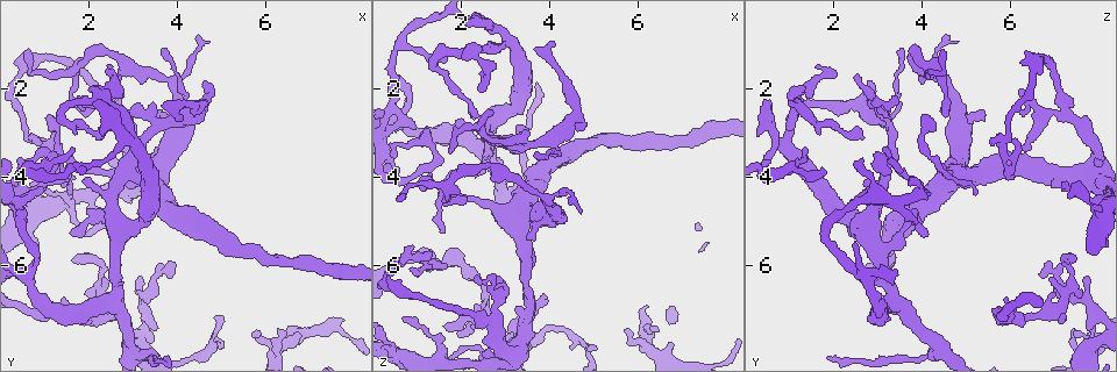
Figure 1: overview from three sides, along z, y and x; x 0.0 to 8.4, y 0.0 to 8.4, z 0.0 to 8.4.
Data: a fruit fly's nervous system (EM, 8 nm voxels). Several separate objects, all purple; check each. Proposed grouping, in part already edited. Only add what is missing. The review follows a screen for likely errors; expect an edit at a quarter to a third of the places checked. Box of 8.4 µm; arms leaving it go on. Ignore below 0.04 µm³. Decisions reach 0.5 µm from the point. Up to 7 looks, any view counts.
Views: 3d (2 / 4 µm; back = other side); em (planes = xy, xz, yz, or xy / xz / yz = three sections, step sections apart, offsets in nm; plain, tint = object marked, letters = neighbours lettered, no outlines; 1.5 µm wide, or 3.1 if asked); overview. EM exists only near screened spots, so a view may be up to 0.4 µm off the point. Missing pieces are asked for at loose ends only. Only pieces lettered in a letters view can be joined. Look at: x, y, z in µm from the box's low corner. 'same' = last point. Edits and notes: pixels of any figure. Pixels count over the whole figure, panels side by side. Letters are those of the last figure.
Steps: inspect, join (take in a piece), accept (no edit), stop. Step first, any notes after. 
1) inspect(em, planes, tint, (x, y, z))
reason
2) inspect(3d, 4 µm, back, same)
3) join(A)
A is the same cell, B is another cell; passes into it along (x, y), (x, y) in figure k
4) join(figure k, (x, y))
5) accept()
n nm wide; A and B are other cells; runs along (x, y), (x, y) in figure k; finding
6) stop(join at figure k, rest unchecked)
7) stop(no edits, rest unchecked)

inspect(em, planes, letters, (1.65, 5.90, 7.30))
thin end

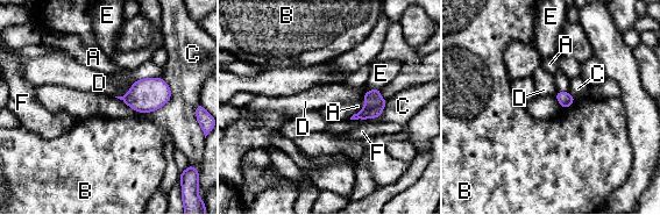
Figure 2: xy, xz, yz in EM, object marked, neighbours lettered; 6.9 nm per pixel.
accept()
C touches over 300 nm; A, B, C, D, E and F are other cells; no lettered piece goes on from it

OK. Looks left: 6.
inspect(3d, 4 µm, (3.95, 6.00, 6.75))

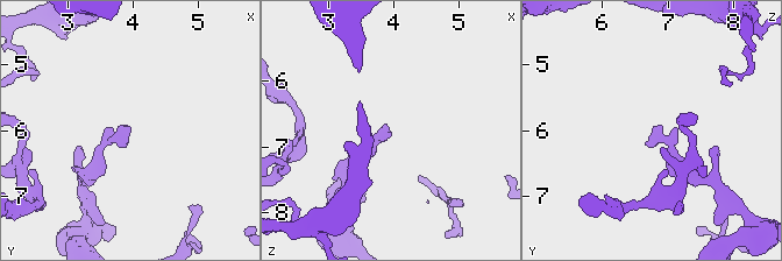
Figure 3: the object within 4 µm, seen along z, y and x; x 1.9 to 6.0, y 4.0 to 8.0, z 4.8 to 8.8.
inspect(em, planes, letters, (3.95, 5.95, 6.80))

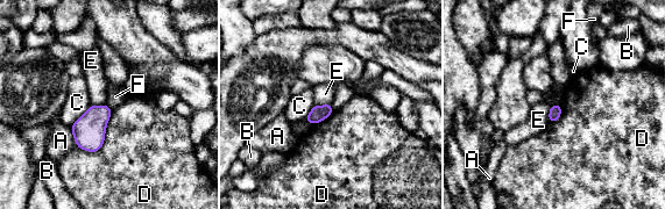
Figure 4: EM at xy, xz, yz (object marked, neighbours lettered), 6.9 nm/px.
accept()
80 nm wide; A, B, C, D, E and F are other cells; border along (559, 102), (551, 106) in figure 4; no lettered piece goes on from it

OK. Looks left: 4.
inspect(em, xz, step 4, tint, (4.70, 1.00, 4.80))
thin end

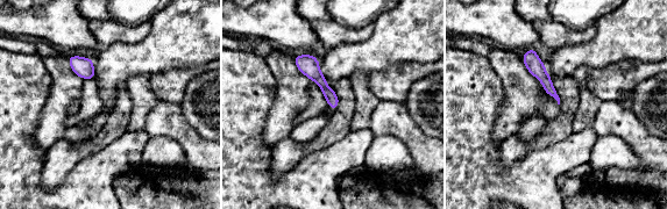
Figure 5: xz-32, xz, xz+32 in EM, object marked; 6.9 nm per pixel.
inspect(em, planes, letters, same)

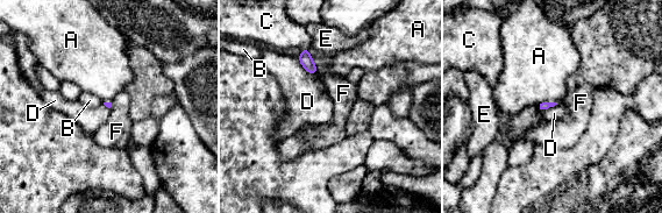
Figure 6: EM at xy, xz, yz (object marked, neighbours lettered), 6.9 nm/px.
accept()
D touches over 180 nm; A, B, C, D, E and F are other cells; border along (297, 57), (308, 72), (317, 72) in figure 6; none of them fits

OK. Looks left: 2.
stop(no edits, rest unchecked)

